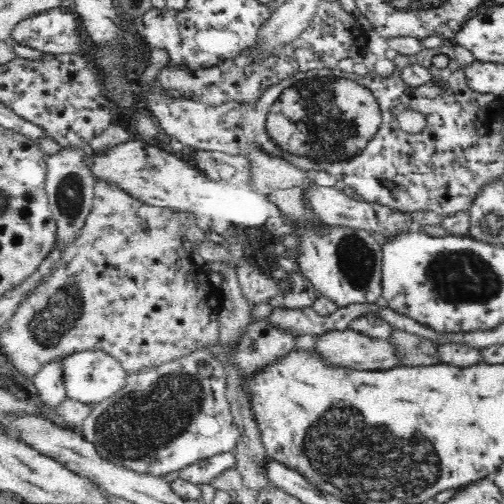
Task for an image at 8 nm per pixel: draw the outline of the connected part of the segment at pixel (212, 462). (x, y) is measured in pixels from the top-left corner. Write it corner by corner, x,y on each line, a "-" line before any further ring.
236,451
216,454
201,461
199,464
192,464
192,466
180,471
177,477
195,485
202,485
210,492
211,483
214,480
232,469
237,469
239,456
236,455

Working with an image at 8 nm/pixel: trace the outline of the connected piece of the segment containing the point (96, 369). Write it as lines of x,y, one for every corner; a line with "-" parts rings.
86,351
67,355
63,359
65,368
65,385
67,396
77,400
79,403
95,404
118,396
118,392
126,386
129,376
131,375
126,370
119,360
102,351

